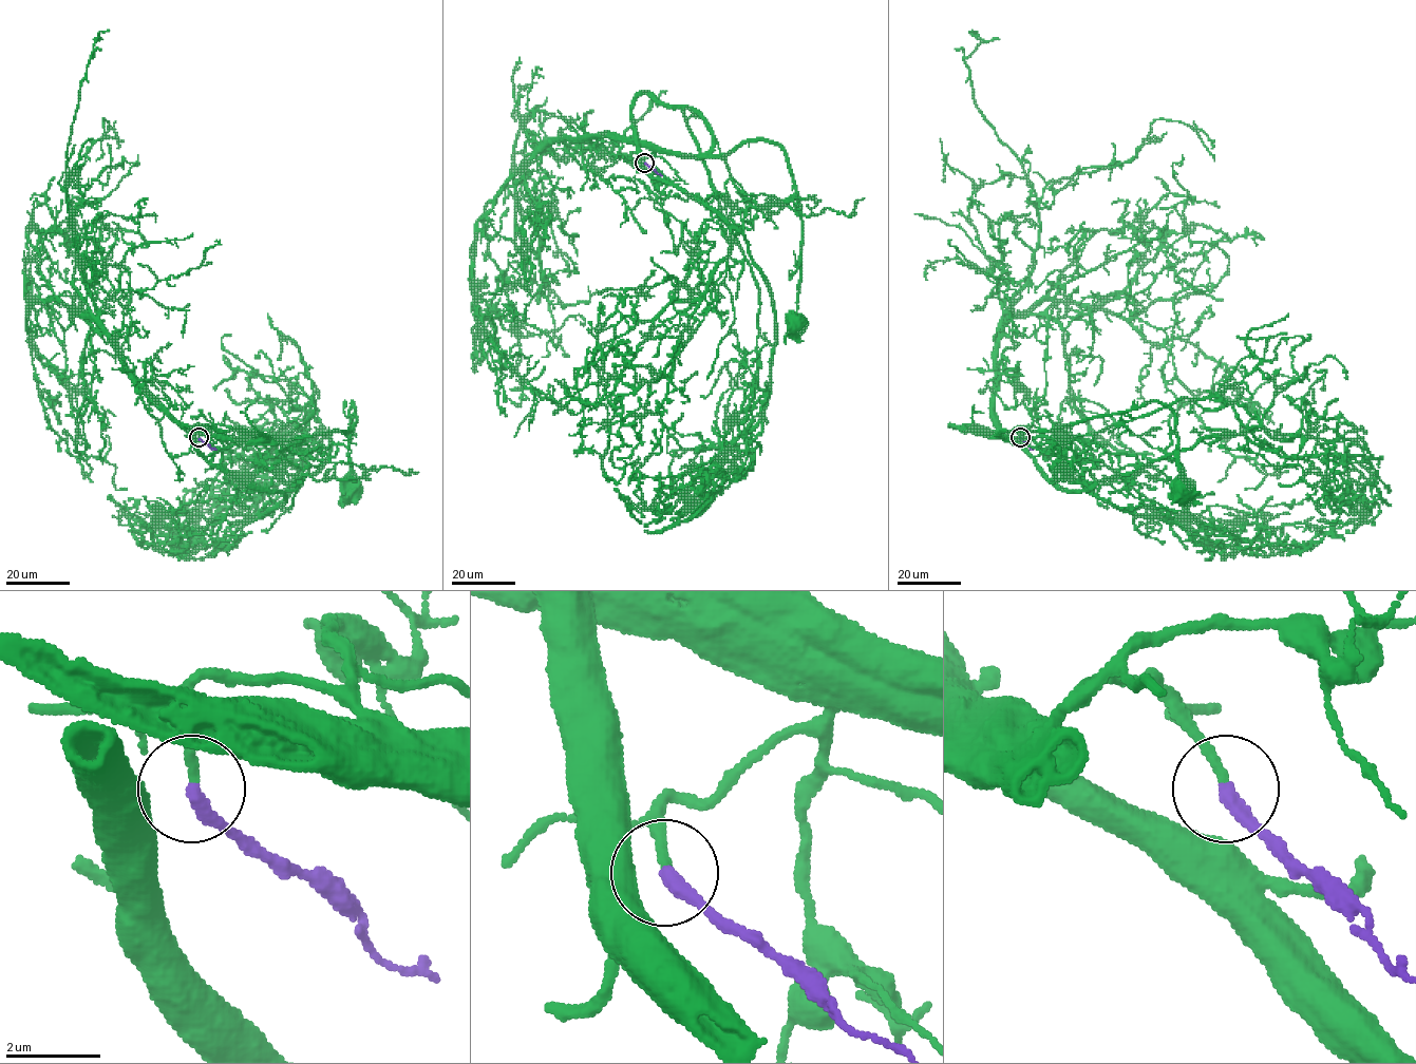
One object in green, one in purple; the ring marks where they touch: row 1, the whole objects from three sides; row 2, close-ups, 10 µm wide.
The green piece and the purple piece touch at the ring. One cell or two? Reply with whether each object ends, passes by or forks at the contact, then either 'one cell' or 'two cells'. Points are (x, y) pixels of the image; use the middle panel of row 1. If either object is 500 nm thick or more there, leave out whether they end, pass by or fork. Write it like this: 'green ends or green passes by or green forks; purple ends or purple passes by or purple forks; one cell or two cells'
green ends; purple ends; one cell

